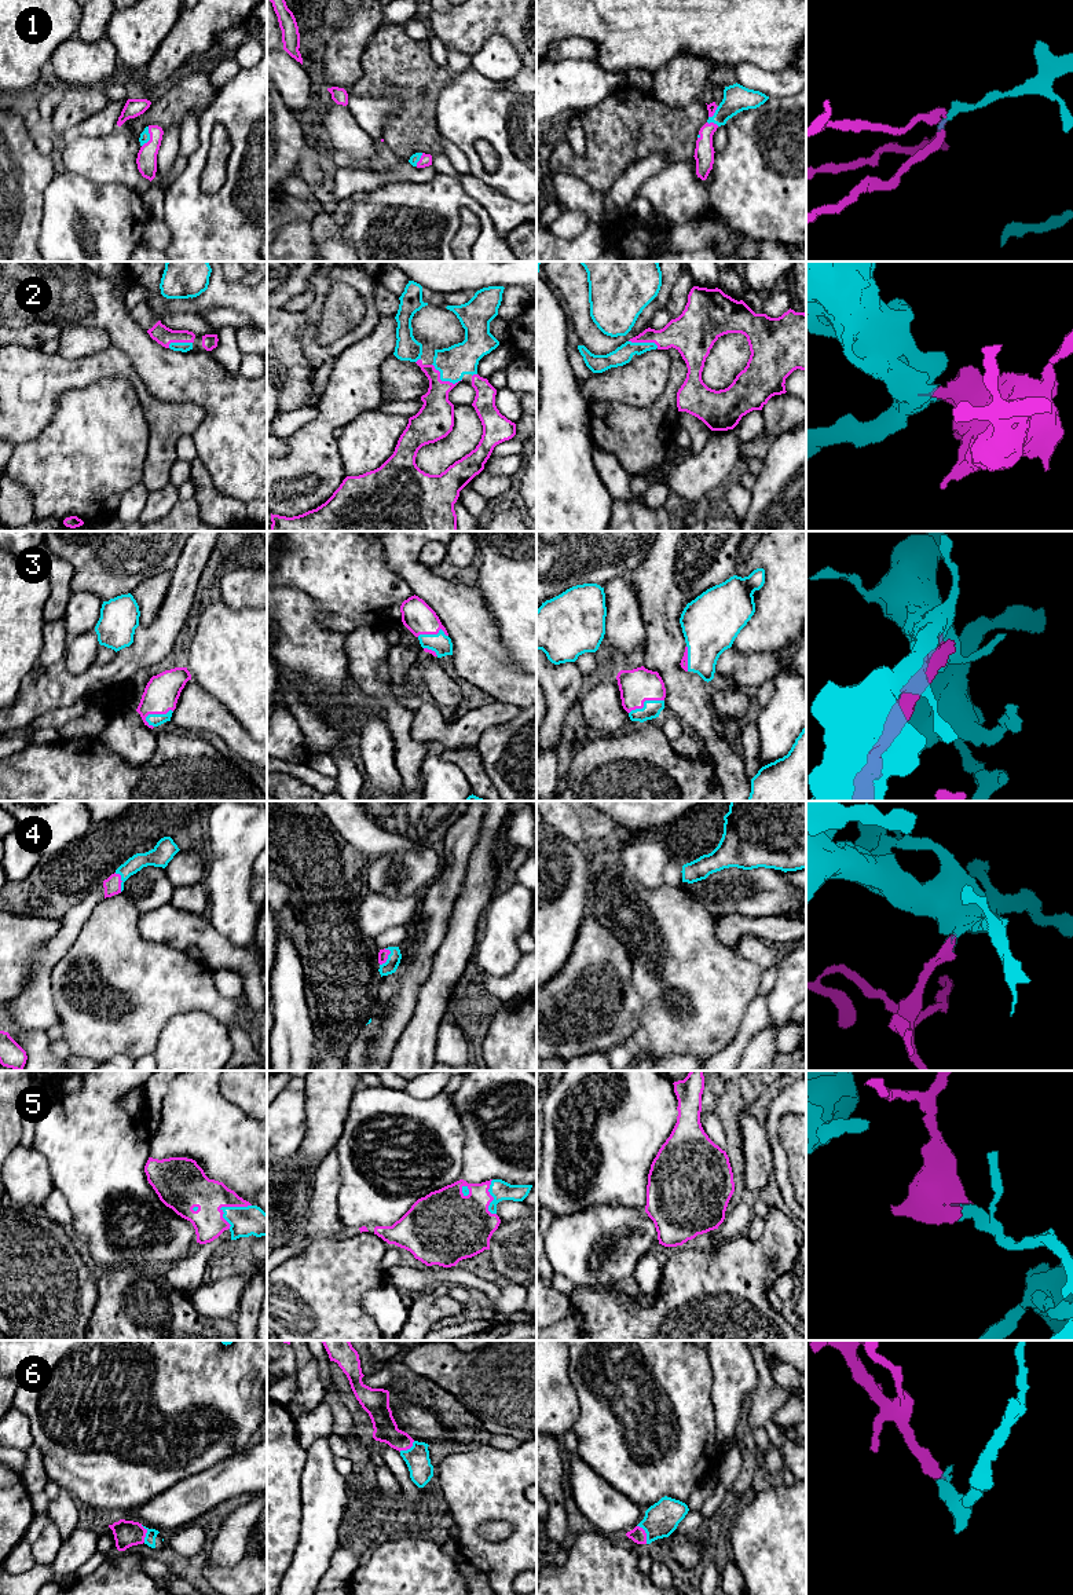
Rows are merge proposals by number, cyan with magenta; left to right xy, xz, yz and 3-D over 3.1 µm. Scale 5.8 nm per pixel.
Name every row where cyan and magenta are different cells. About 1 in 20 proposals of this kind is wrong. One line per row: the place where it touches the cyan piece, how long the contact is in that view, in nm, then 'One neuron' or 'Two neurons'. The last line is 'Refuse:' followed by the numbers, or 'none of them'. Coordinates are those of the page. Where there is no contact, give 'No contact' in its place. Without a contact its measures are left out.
1: Touches cyan at xy (149, 136). Shared border 130 nm. One neuron
2: Touches cyan at xz (443, 380). Shared border 200 nm. One neuron
3: Touches cyan at xy (157, 714). Shared border 180 nm. One neuron
4: Touches cyan at xz (388, 958). Shared border 120 nm. One neuron
5: Touches cyan at xy (226, 1207). Shared border 190 nm. One neuron
6: Touches cyan at yz (645, 1532). Shared border 130 nm. One neuron
Refuse: none of them

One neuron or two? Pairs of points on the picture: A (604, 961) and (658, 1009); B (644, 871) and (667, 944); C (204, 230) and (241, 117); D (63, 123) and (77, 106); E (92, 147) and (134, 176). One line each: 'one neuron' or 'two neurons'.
A: two neurons
B: two neurons
C: one neuron
D: one neuron
E: one neuron

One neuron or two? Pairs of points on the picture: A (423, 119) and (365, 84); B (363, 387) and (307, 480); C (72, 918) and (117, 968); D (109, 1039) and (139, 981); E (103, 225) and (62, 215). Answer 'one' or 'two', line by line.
A: one
B: one
C: two
D: one
E: one

